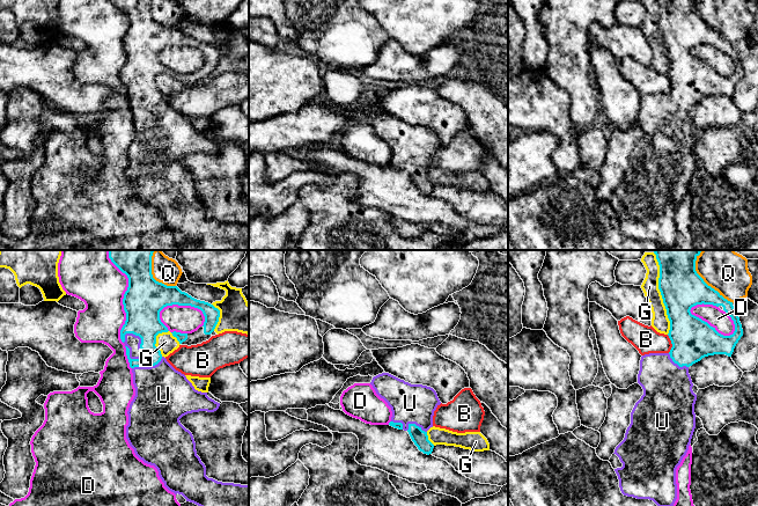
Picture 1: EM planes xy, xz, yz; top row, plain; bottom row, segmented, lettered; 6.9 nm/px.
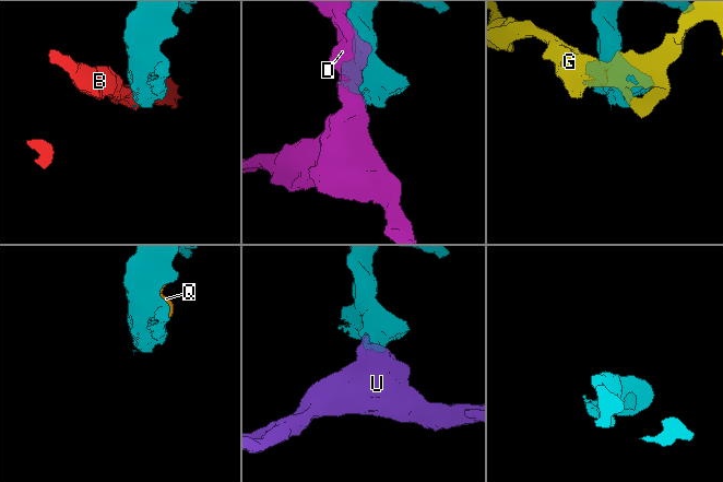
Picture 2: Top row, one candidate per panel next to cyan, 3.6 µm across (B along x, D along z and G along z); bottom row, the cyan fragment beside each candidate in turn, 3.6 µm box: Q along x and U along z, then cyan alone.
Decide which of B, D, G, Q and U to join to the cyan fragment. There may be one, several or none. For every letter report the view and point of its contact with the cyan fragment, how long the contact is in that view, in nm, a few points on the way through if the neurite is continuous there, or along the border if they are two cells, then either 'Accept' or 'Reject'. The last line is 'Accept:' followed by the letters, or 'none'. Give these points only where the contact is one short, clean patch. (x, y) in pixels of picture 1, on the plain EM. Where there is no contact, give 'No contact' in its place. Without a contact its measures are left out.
B: Touches cyan at yz (671, 83). Shared border 130 nm. Reject
D: Touches cyan at yz (712, 67). Shared border 360 nm. Reject
G: Touches cyan at yz (662, 37). Shared border 550 nm. Reject
Q: Touches cyan at yz (707, 26). Shared border 400 nm. Reject
U: Touches cyan at xy (141, 82). Shared border 220 nm. Accept
Accept: U

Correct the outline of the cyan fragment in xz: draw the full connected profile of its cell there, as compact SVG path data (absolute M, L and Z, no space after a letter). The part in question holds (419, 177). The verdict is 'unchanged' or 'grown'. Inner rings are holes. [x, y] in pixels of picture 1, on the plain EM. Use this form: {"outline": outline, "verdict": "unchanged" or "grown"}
{"outline": "M382 113L373 118L370 125L376 134L391 148L392 157L390 167L407 171L412 182L424 195L432 195L434 185L428 181L427 171L433 168L433 156L441 145L436 132L427 126L411 125L389 113Z", "verdict": "grown"}

